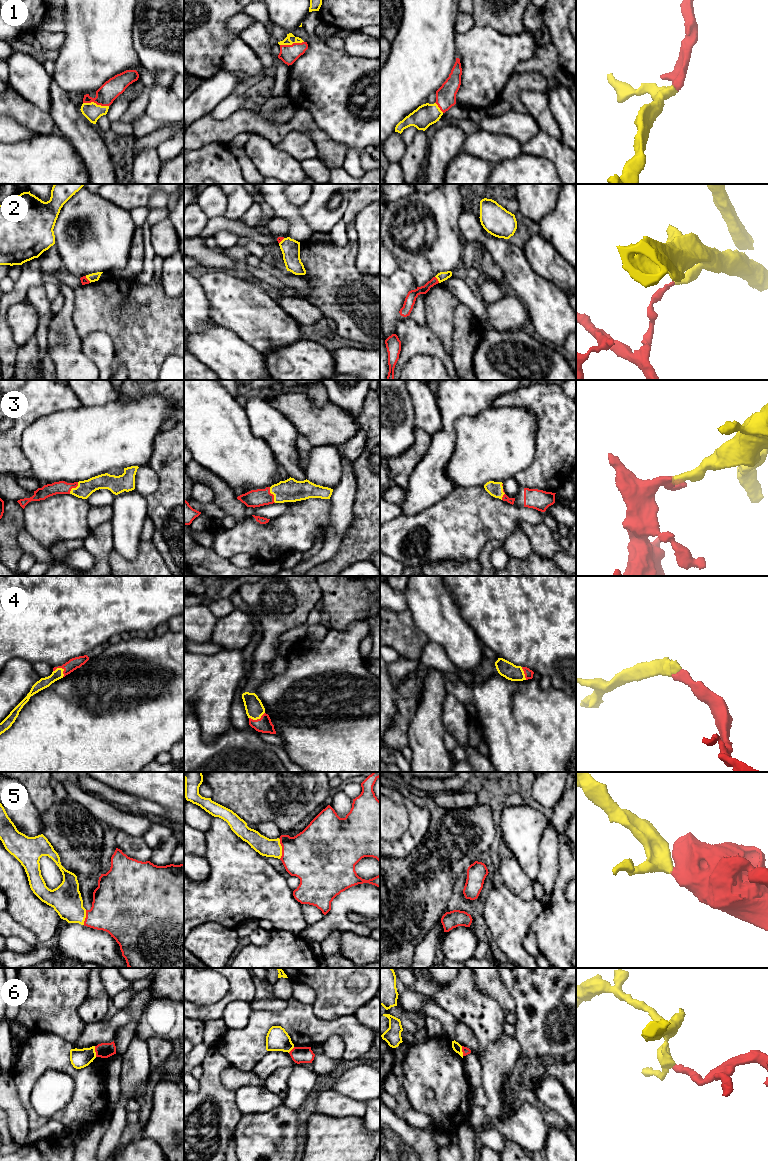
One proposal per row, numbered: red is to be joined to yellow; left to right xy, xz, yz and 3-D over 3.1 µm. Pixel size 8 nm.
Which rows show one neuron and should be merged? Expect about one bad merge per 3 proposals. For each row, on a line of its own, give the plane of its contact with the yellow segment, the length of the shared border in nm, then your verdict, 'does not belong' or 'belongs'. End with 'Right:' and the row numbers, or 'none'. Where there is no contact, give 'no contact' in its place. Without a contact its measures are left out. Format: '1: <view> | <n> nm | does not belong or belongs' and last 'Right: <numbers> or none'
1: xy | 220 nm | belongs
2: yz | 70 nm | does not belong
3: xz | 140 nm | belongs
4: xy | 100 nm | belongs
5: xz | 170 nm | belongs
6: xy | 90 nm | does not belong
Right: 1, 3, 4, 5

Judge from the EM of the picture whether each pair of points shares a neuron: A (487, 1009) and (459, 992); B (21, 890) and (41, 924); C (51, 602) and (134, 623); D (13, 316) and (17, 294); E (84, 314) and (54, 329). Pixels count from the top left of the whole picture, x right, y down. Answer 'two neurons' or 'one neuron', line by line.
A: one neuron
B: one neuron
C: one neuron
D: two neurons
E: two neurons

